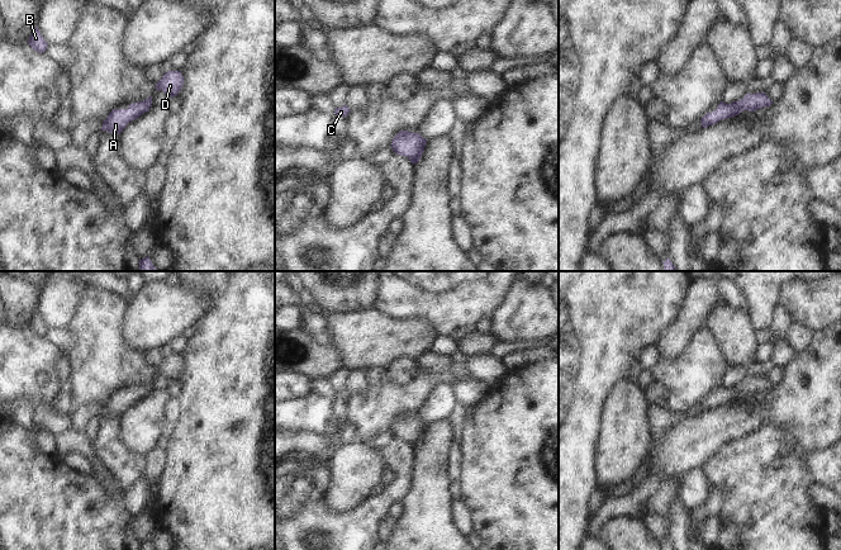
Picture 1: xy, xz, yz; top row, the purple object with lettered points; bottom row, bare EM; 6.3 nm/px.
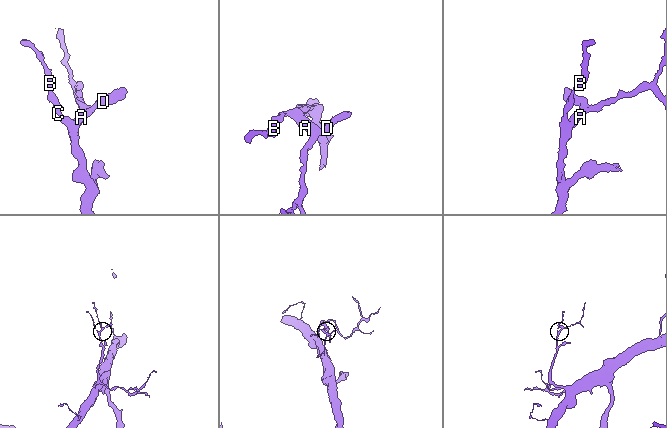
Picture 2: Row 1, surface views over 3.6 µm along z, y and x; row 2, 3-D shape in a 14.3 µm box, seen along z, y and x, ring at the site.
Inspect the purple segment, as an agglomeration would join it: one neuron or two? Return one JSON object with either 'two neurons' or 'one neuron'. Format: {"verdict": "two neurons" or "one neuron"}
{"verdict": "one neuron"}

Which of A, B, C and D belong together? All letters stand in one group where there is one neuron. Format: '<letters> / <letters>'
A B C D

